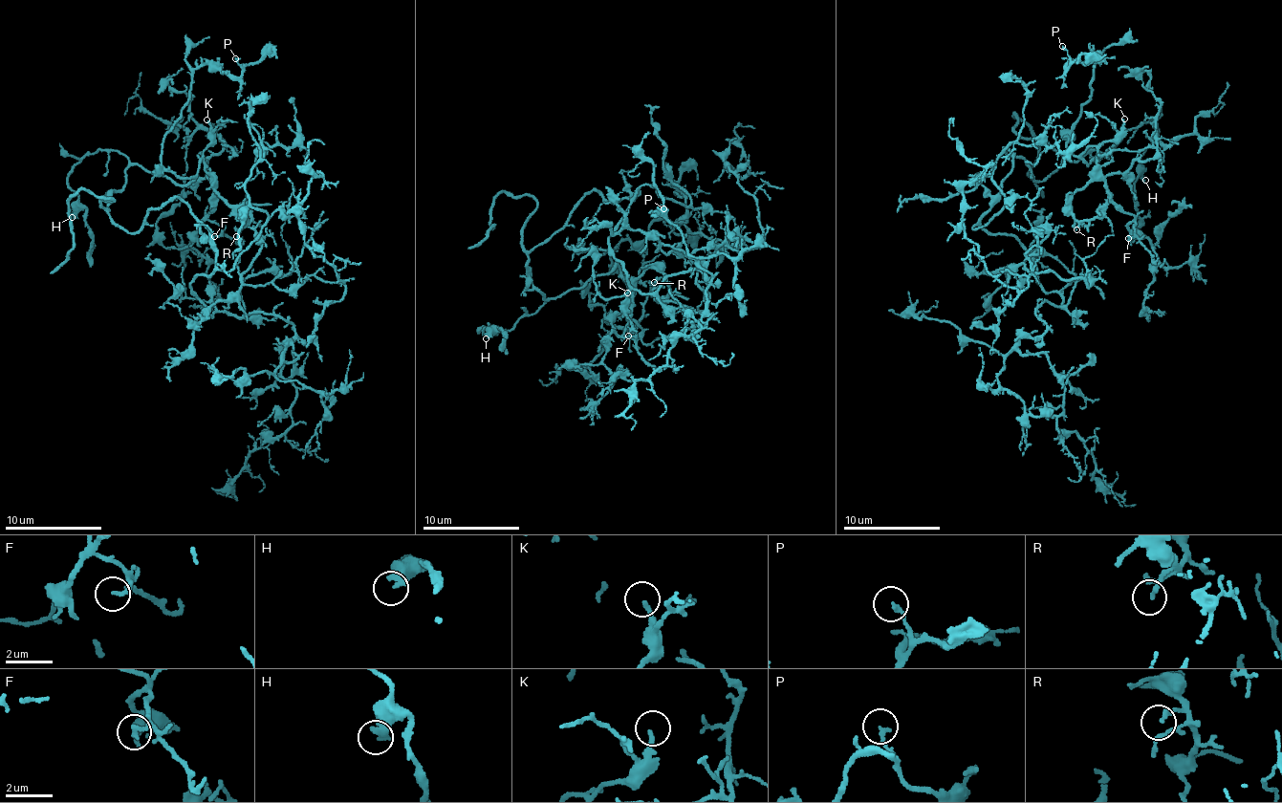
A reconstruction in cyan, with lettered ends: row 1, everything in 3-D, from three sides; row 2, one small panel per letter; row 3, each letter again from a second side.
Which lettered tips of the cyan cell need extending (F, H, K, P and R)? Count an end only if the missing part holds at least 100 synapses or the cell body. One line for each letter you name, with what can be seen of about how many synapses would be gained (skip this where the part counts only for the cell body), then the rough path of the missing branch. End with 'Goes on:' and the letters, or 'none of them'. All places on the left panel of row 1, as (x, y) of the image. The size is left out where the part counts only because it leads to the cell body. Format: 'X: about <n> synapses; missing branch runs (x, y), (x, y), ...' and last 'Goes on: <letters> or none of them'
Goes on: none of them

